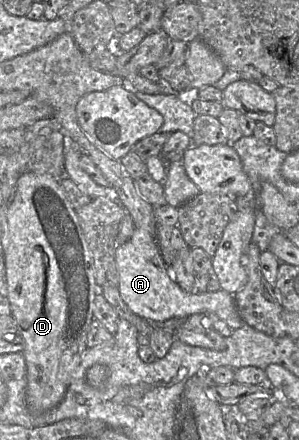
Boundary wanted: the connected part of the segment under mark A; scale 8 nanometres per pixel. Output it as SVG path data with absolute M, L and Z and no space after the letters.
M135 228L127 242L116 246L114 261L119 273L118 290L121 298L133 313L145 320L163 323L171 319L185 319L193 314L213 313L233 331L244 324L234 295L221 289L203 294L183 290L162 258L157 237Z

